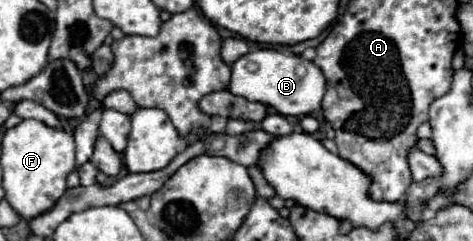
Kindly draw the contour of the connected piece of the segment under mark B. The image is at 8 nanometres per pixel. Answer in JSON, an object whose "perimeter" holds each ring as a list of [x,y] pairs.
{"perimeter":[[[256,49],[242,55],[232,65],[232,81],[228,91],[250,101],[266,103],[280,115],[310,115],[320,111],[326,79],[312,61],[306,61],[298,55],[286,55],[276,49]]]}

